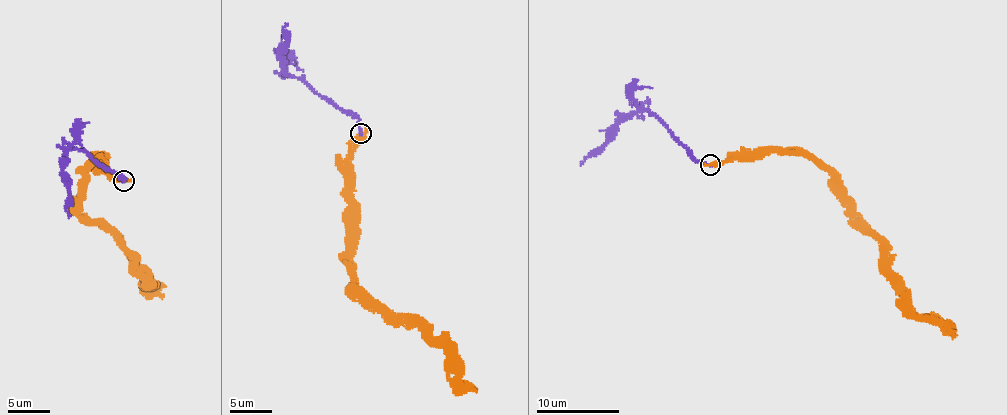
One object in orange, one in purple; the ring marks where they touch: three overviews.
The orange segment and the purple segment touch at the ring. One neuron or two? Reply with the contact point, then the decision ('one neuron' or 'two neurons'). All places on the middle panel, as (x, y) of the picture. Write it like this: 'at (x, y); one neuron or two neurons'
at (361, 133); two neurons

